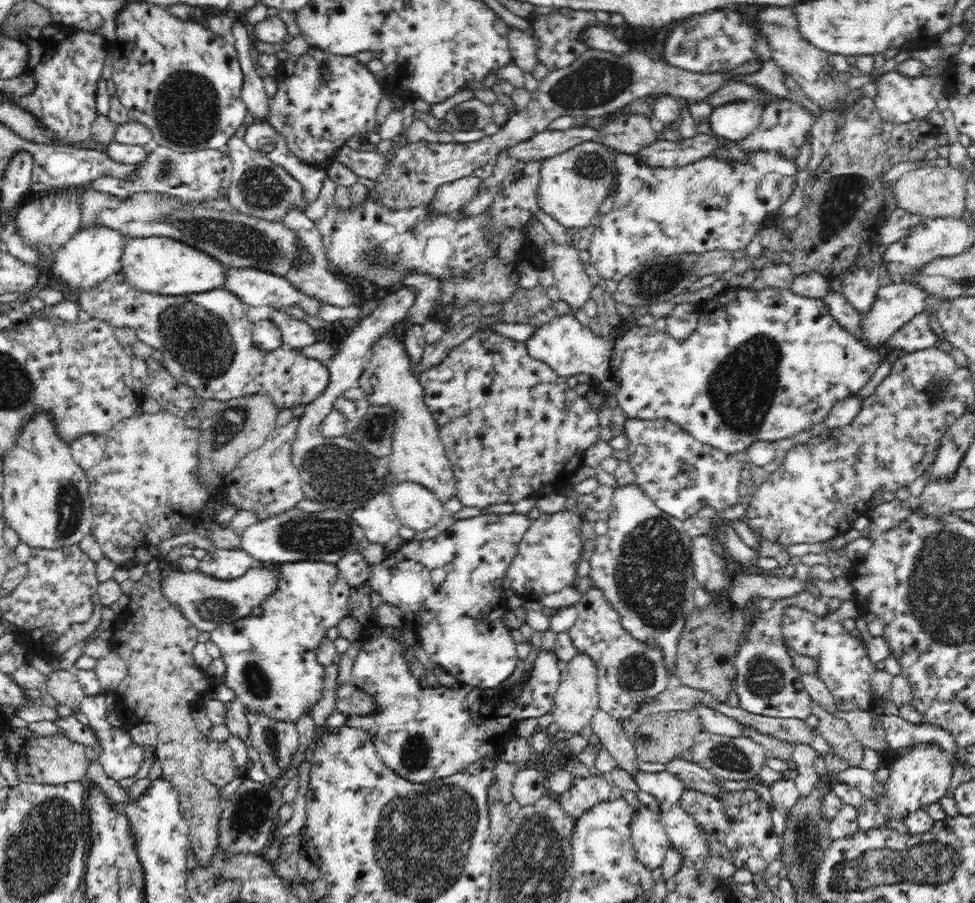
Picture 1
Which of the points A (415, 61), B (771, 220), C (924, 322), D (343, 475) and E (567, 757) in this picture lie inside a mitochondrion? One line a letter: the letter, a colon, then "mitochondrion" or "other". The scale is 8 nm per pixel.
A: other
B: other
C: other
D: mitochondrion
E: other

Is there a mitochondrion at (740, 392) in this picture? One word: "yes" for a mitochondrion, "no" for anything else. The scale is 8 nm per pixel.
yes

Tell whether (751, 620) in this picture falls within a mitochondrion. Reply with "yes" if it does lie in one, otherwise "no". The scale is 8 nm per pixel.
no

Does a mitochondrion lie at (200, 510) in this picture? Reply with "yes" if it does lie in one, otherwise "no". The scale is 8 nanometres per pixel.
no

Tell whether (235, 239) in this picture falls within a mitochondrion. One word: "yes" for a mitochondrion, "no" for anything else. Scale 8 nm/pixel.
yes

